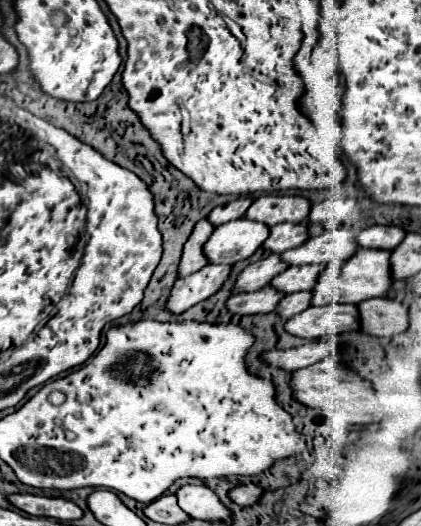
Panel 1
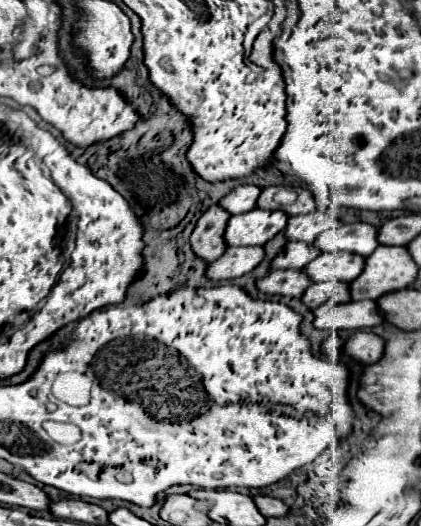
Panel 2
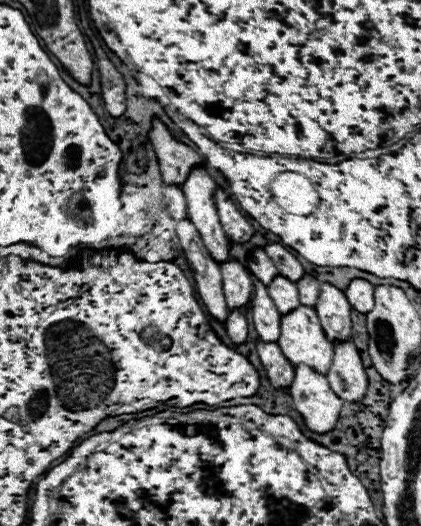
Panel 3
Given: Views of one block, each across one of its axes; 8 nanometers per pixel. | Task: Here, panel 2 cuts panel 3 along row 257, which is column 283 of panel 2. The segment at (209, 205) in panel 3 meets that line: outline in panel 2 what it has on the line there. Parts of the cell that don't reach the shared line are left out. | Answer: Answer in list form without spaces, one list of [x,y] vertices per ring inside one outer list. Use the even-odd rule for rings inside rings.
[[[254,208],[250,212],[232,216],[228,220],[224,238],[228,240],[228,246],[266,244],[286,228],[286,222],[288,222],[288,214],[284,212]]]

